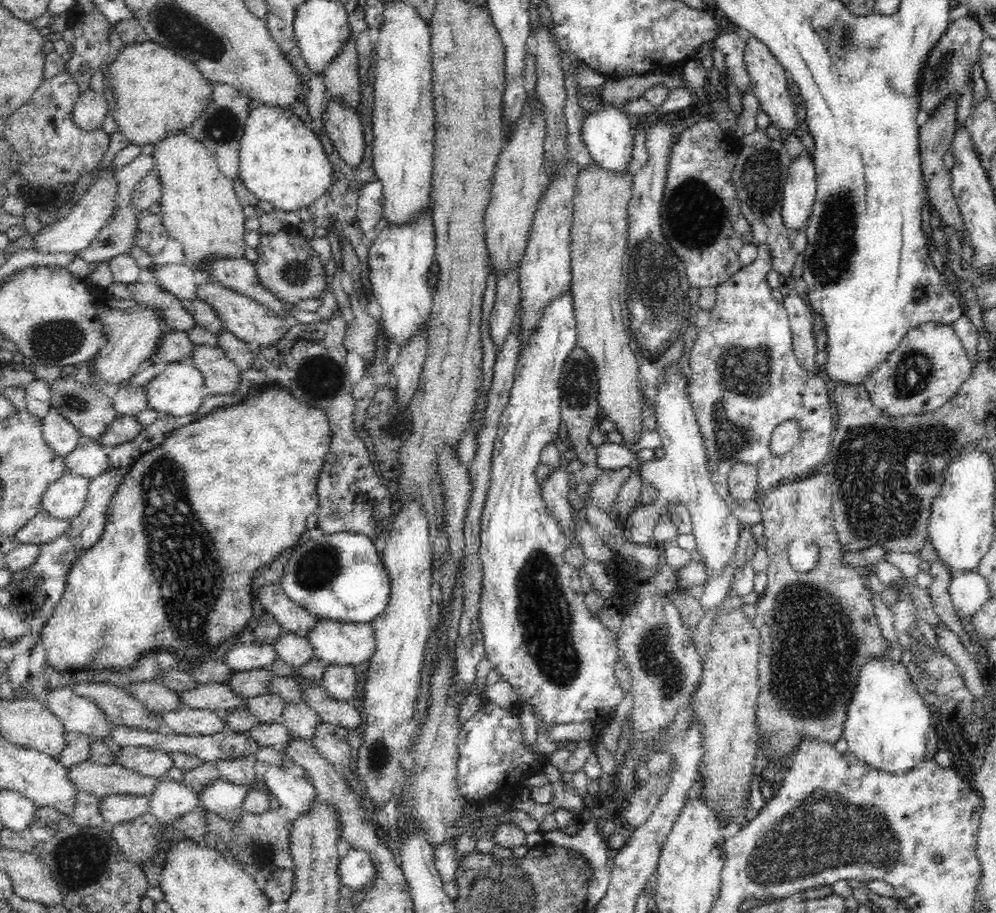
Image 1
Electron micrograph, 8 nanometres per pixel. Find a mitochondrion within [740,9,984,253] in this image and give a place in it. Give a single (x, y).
(940, 72)

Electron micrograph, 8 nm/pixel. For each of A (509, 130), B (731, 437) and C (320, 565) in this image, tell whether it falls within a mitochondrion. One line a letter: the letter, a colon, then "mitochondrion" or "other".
A: other
B: mitochondrion
C: mitochondrion

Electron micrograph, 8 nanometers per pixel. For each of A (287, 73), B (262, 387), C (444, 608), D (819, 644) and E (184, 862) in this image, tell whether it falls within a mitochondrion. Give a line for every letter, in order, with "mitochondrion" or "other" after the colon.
A: other
B: other
C: other
D: mitochondrion
E: other

